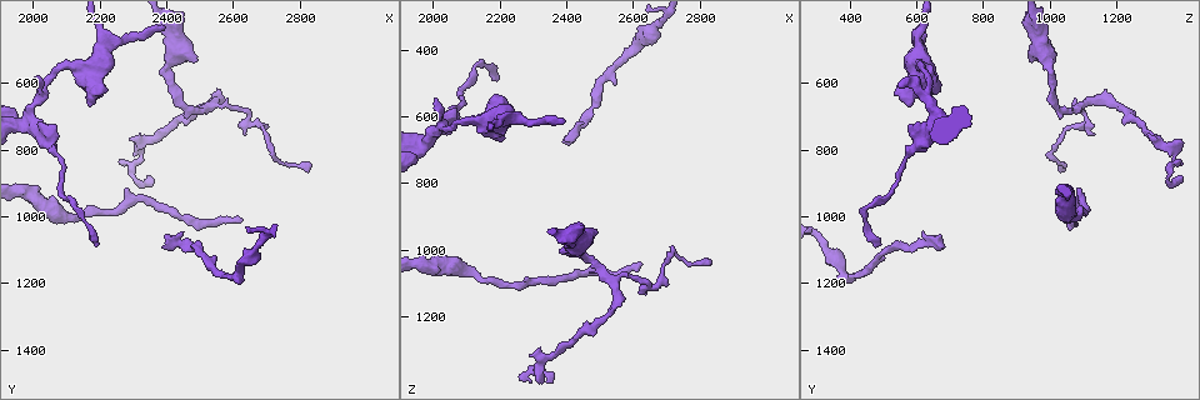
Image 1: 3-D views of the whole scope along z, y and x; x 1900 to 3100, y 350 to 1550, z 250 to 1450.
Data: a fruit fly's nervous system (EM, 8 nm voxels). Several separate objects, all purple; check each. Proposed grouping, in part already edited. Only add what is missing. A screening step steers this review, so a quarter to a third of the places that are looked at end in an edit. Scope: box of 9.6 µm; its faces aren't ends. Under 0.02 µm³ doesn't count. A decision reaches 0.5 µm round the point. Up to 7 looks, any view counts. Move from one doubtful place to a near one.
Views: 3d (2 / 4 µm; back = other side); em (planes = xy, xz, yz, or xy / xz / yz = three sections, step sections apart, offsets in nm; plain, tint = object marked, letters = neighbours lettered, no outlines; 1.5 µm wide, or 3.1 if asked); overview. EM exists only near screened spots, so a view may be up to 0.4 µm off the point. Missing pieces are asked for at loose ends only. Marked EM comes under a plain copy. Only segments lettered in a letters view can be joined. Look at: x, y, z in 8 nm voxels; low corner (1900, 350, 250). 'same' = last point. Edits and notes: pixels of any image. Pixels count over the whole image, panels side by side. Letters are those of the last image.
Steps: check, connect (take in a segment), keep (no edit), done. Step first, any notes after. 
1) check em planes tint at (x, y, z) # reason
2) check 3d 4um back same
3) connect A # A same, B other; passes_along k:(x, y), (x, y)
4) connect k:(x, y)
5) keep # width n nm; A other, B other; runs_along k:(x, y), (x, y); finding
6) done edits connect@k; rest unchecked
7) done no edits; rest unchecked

check em planes letters at (2180, 680, 580)

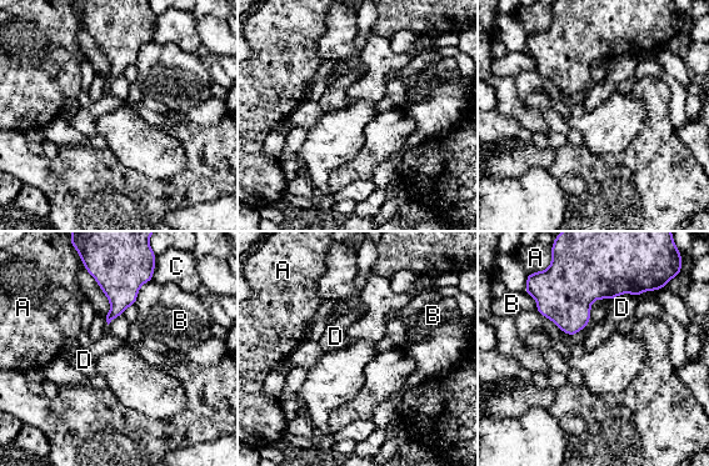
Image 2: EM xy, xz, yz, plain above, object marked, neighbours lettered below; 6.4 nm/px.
keep # A other, B other, C other, D other; border 2:(151, 279), (140, 287), (134, 304); no lettered segment goes on from it

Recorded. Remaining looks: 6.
check 3d 4um back at (2390, 1090, 680) # branch stops here

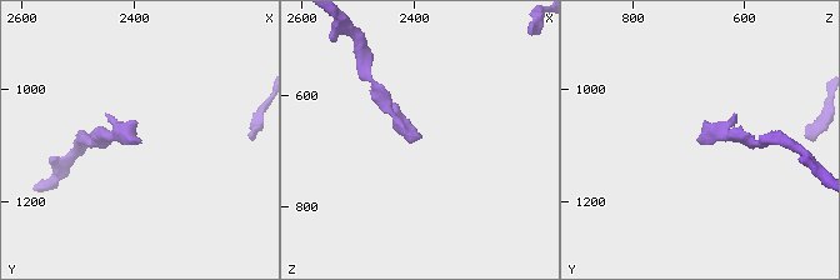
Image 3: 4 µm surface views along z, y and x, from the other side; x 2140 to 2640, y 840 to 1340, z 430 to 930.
check em planes letters at (2390, 1090, 680) # now the EM

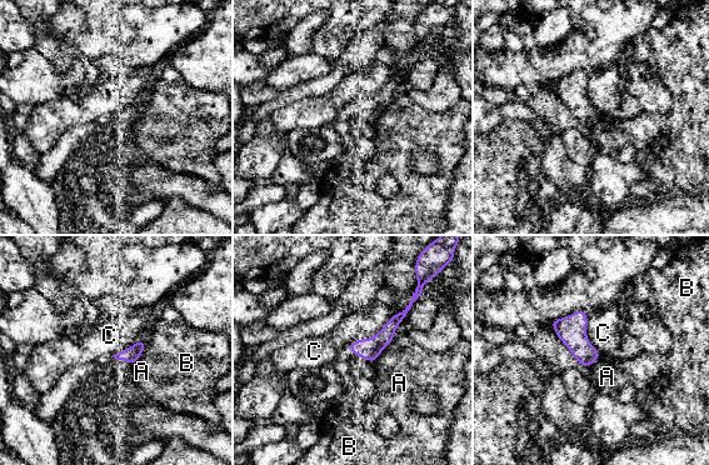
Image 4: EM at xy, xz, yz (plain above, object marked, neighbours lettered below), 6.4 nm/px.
keep # width 100 nm; longest_contact C 220 nm; A other, B other, C other; none of them fits

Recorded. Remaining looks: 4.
check 3d 2um at (2630, 1010, 1030) # tapers out

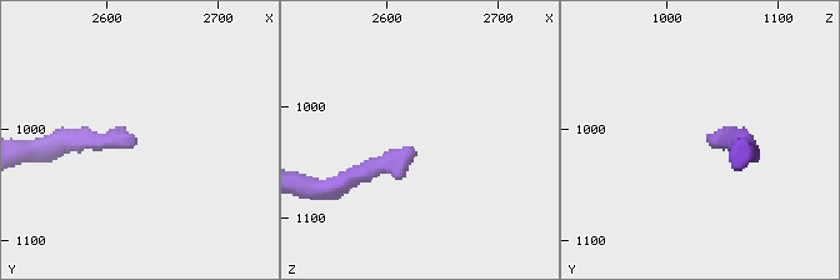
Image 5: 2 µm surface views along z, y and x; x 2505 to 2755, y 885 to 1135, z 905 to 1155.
check em planes letters at (2624, 1014, 1038)

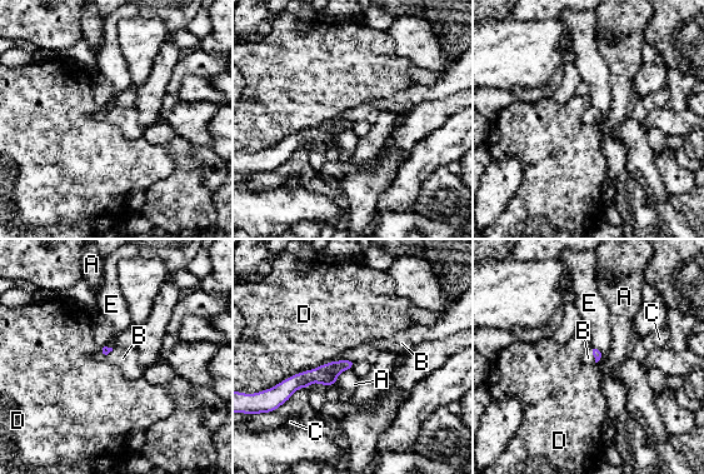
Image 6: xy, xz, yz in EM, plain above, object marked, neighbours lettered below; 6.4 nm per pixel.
connect 6:(367, 352) # longest_contact D 500 nm; A other, B same, C other, D other, E other; passes_along 6:(326, 374), (352, 360), (367, 352); the neuron continues

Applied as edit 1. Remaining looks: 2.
done edits connect@6; rest unchecked

